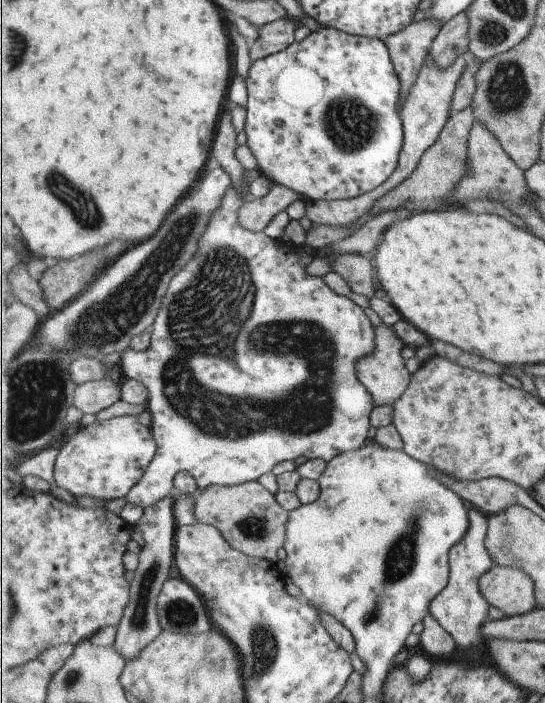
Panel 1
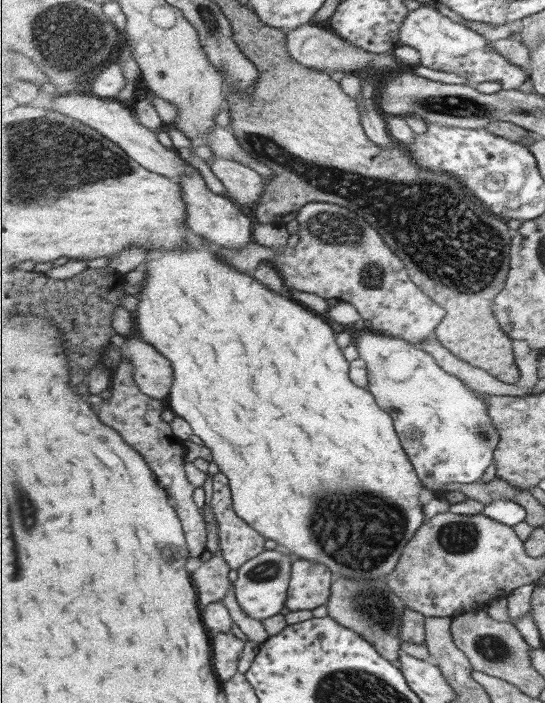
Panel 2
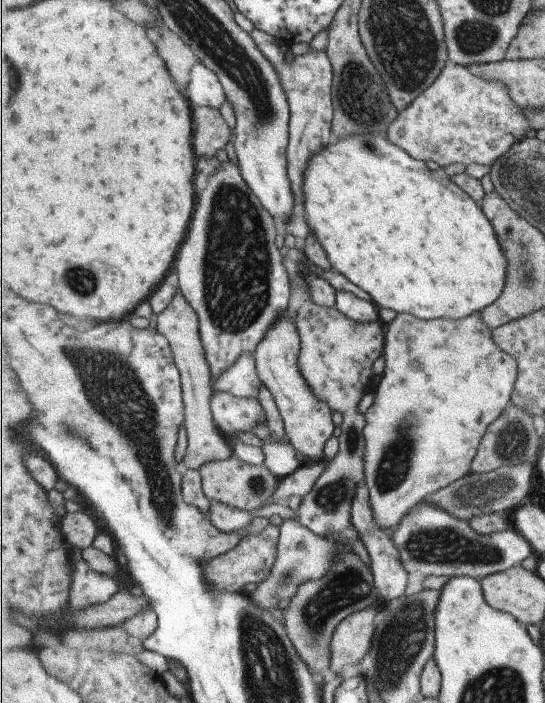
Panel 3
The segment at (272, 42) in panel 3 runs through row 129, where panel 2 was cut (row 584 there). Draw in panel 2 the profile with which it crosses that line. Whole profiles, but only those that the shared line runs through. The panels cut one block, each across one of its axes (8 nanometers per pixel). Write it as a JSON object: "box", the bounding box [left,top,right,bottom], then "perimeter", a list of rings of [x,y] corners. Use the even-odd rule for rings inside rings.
{"box":[287,559,335,612],"perimeter":[[[303,559],[294,562],[287,608],[306,612],[325,605],[330,599],[334,579],[335,574],[323,563]]]}

